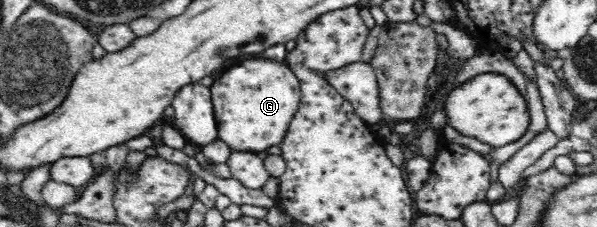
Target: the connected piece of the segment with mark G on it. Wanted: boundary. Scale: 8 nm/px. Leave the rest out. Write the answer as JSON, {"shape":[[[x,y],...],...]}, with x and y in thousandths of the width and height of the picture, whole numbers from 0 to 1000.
{"shape":[[[417,260],[400,295],[380,304],[353,374],[357,471],[363,524],[365,608],[380,630],[389,661],[430,674],[467,639],[482,586],[484,542],[503,471],[503,366],[484,291],[461,278],[454,260]]]}

